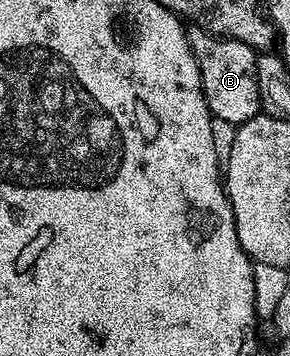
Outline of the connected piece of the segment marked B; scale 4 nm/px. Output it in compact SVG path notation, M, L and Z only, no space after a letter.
M199 27L188 29L188 42L200 68L200 83L212 116L234 126L254 119L261 112L256 70L257 50L229 37L215 37Z

